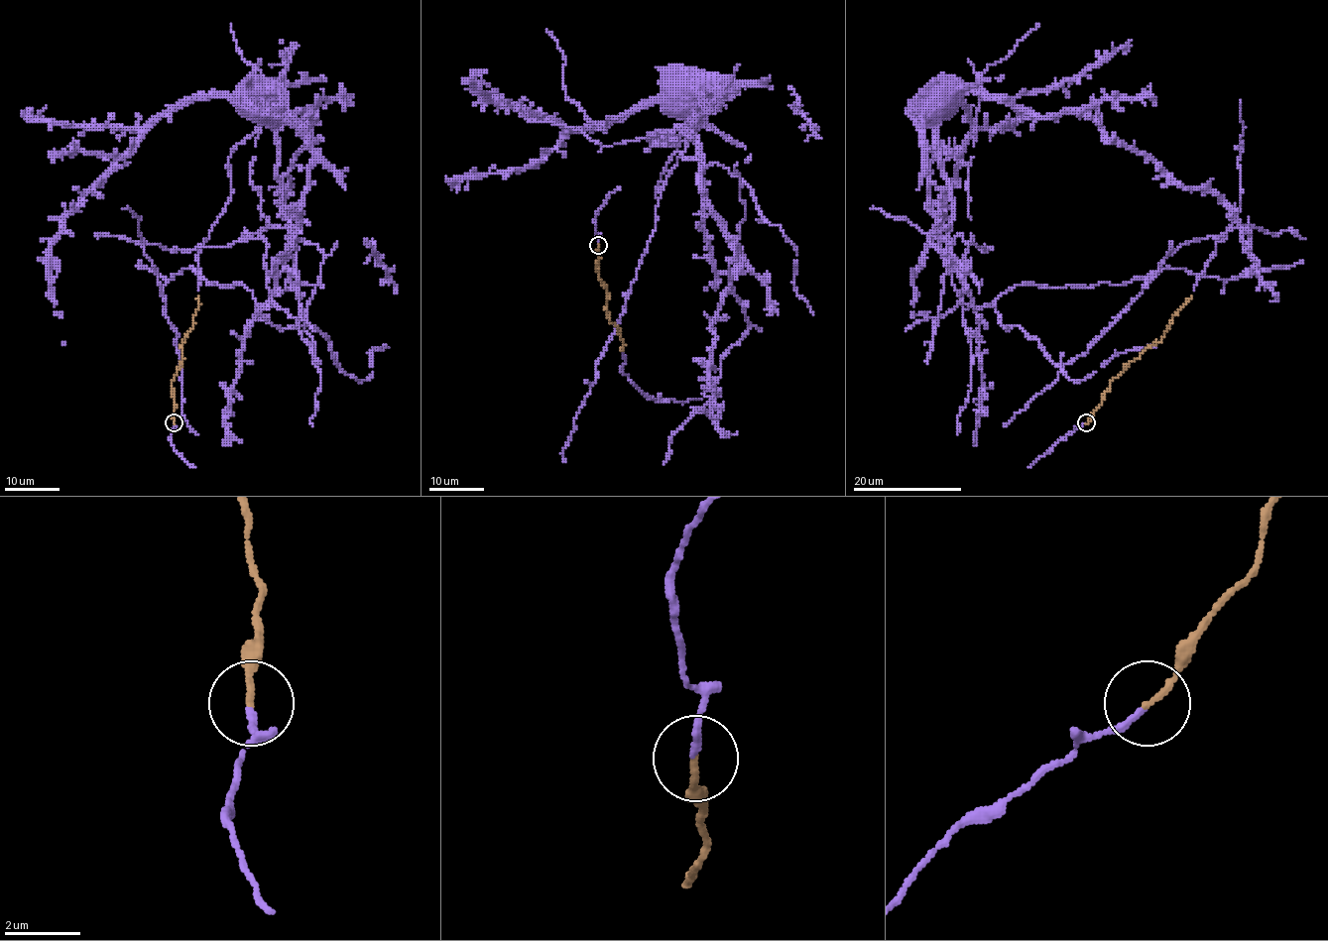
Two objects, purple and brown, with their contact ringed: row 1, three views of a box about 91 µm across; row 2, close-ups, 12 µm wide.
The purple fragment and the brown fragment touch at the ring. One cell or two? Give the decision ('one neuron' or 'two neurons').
one neuron

